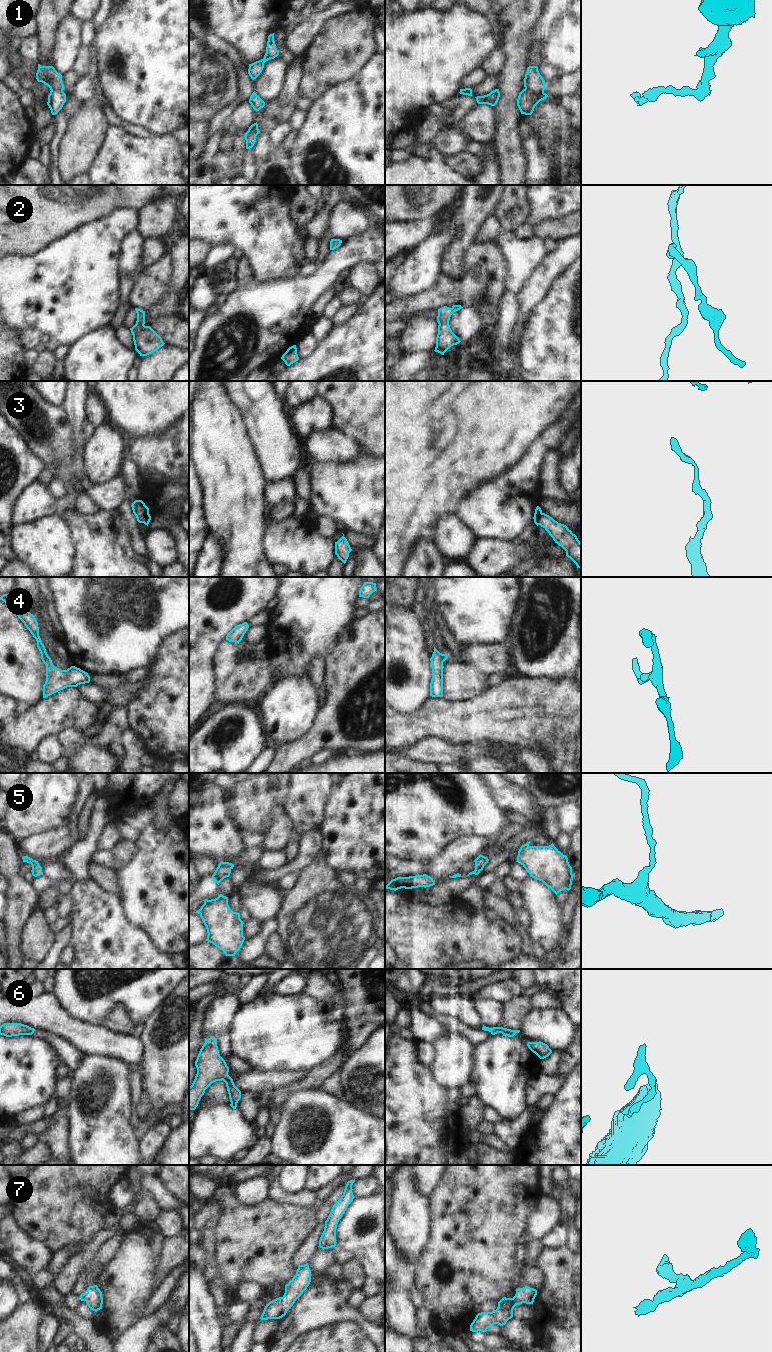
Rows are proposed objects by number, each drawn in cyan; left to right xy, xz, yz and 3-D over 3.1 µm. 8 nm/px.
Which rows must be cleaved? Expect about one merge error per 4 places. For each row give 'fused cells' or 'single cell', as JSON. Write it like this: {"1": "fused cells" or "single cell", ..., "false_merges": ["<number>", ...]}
{"1": "fused cells", "2": "single cell", "3": "single cell", "4": "single cell", "5": "single cell", "6": "single cell", "7": "single cell", "false_merges": ["1"]}

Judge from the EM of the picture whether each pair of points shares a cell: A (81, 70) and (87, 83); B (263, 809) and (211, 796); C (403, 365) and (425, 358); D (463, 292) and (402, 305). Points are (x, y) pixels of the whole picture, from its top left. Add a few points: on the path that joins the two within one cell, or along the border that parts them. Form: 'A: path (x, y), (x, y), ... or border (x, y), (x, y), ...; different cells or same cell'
A: border (89, 52), (88, 70), (80, 78); different cells
B: border (223, 790), (223, 807), (226, 819), (229, 822); different cells
C: path (408, 365), (420, 360); same cell
D: path (448, 292), (443, 292), (433, 299), (417, 302); same cell

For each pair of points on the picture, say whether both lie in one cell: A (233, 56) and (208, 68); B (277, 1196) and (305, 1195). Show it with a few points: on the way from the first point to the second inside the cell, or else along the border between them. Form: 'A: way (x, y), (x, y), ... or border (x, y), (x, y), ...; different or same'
A: border (207, 46), (221, 52), (236, 67); different
B: way (284, 1197), (298, 1197); same

